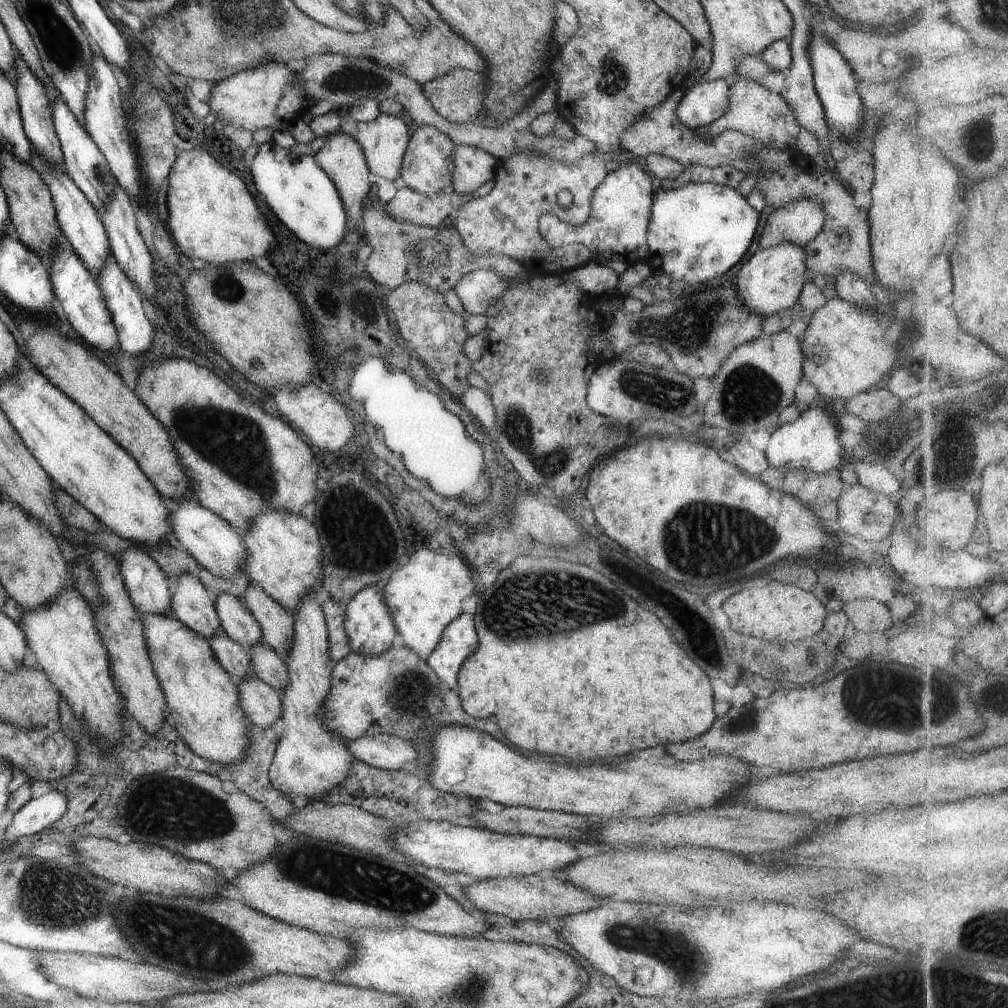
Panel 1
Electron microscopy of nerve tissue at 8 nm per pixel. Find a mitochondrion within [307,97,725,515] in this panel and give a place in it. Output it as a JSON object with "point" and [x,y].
{"point":[688,332]}

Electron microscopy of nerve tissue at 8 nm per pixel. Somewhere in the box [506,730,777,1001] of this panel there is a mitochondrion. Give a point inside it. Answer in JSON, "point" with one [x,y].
{"point":[675,949]}

